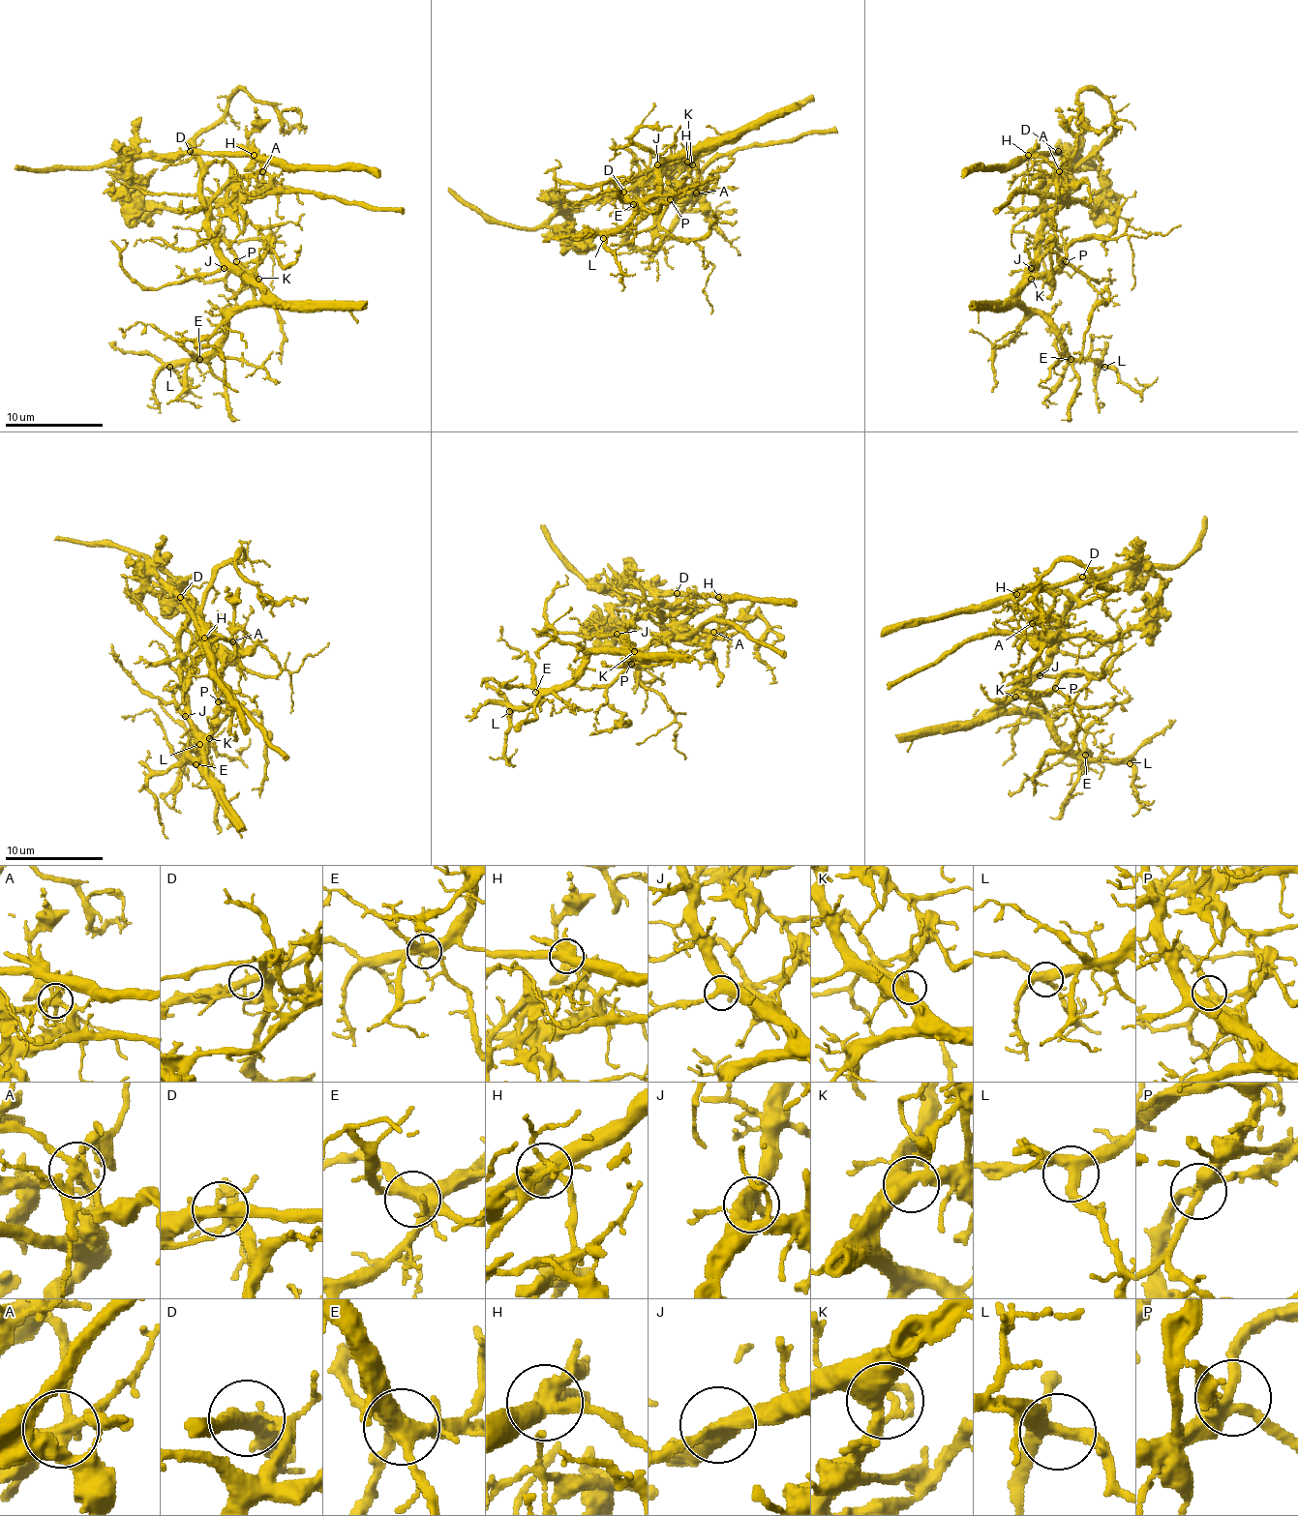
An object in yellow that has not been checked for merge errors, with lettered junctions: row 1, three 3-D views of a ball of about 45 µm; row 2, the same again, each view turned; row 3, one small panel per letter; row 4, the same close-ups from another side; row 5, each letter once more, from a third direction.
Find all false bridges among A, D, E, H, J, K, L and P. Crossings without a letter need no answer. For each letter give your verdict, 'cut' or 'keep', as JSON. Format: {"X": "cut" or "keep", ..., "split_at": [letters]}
{"A": "cut", "D": "cut", "E": "keep", "H": "cut", "J": "keep", "K": "keep", "L": "keep", "P": "keep", "split_at": ["A", "D", "H"]}

